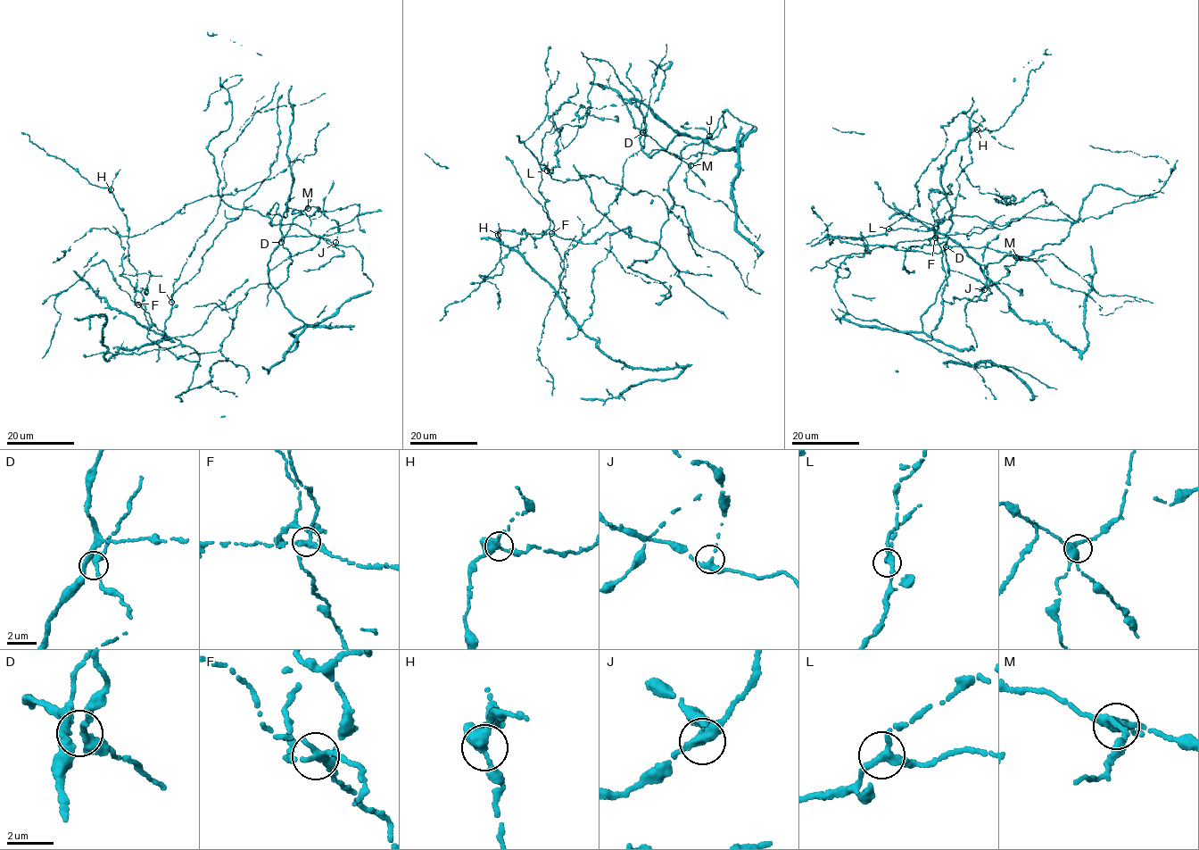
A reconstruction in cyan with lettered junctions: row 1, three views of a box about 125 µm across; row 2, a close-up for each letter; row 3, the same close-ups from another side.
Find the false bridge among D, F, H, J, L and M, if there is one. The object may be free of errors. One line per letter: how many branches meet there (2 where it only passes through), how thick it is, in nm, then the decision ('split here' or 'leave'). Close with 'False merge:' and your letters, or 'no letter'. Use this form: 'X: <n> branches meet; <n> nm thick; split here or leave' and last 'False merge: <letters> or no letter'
D: 4 branches meet; 280 nm thick; leave
F: 4 branches meet; 280 nm thick; split here
H: 4 branches meet; 360 nm thick; leave
J: 3 branches meet; 300 nm thick; leave
L: 3 branches meet; 300 nm thick; leave
M: 4 branches meet; 360 nm thick; leave
False merge: F

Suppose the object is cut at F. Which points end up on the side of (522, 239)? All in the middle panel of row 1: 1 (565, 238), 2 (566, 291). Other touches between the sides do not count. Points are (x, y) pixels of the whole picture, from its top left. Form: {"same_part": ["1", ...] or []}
{"same_part": ["1"]}

